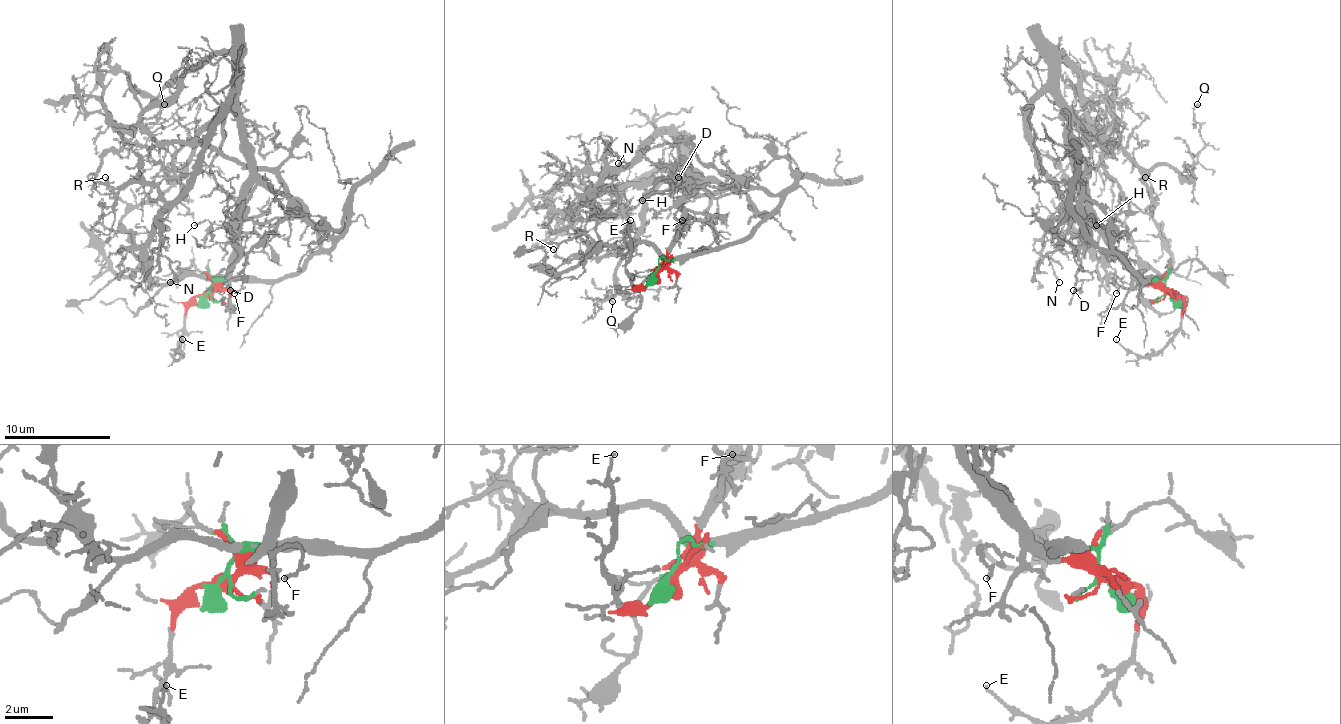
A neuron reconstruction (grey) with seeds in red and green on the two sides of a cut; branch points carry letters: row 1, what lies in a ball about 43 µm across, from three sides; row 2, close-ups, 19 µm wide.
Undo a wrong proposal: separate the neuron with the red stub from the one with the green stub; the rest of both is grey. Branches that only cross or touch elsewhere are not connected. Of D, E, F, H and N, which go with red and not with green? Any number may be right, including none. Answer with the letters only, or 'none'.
D, E, F, H, N

